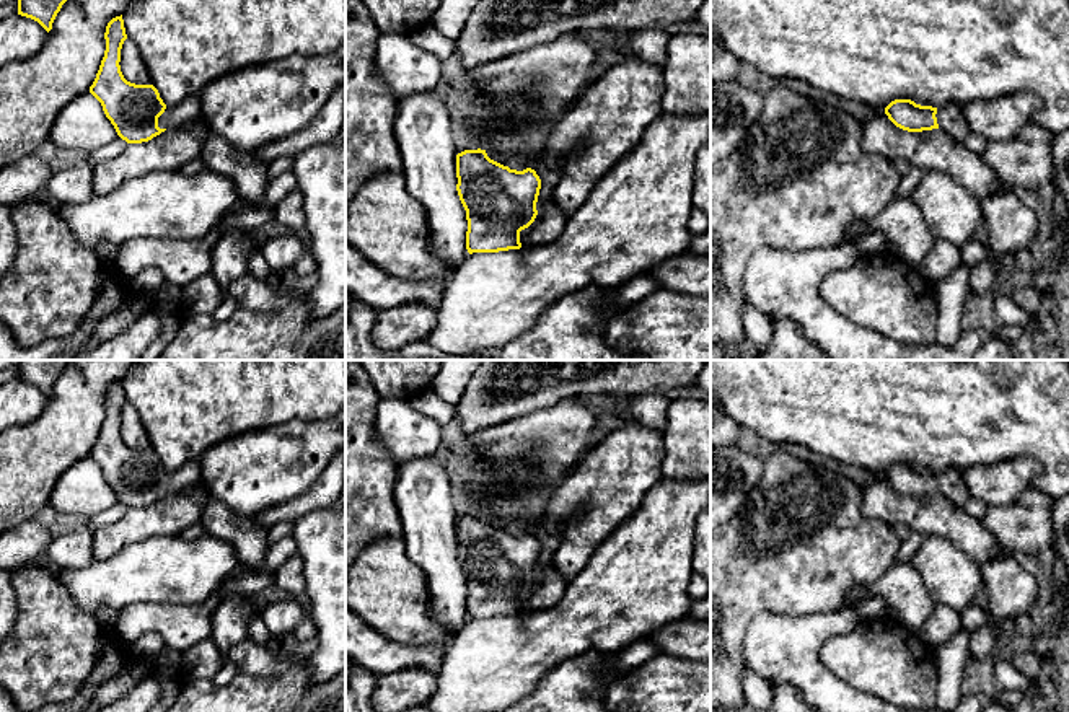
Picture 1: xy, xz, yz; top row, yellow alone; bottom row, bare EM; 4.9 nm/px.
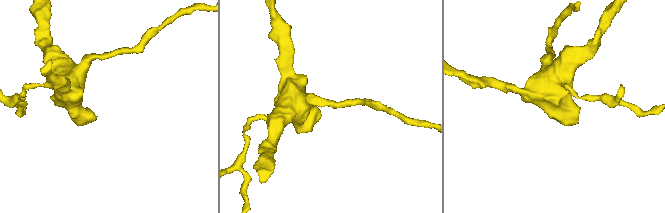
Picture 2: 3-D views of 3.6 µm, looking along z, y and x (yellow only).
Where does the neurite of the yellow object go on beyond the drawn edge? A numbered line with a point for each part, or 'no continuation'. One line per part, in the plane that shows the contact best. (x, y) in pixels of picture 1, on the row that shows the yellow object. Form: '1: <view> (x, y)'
1: xz (551, 225)

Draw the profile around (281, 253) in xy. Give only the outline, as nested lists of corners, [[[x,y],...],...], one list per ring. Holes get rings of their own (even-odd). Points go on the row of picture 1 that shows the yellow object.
[[[287,233],[282,236],[266,240],[259,248],[259,254],[272,267],[272,270],[277,272],[293,269],[293,266],[306,253],[308,253],[306,240],[300,238],[295,233]]]

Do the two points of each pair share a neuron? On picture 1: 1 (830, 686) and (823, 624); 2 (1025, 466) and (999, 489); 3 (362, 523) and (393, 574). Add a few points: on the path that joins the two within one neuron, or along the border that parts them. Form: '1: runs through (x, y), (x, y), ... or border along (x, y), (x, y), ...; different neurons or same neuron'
1: runs through (815, 672), (810, 667), (810, 639); same neuron
2: runs through (1019, 471), (1006, 483); same neuron
3: border along (400, 536), (375, 538), (362, 549); different neurons

